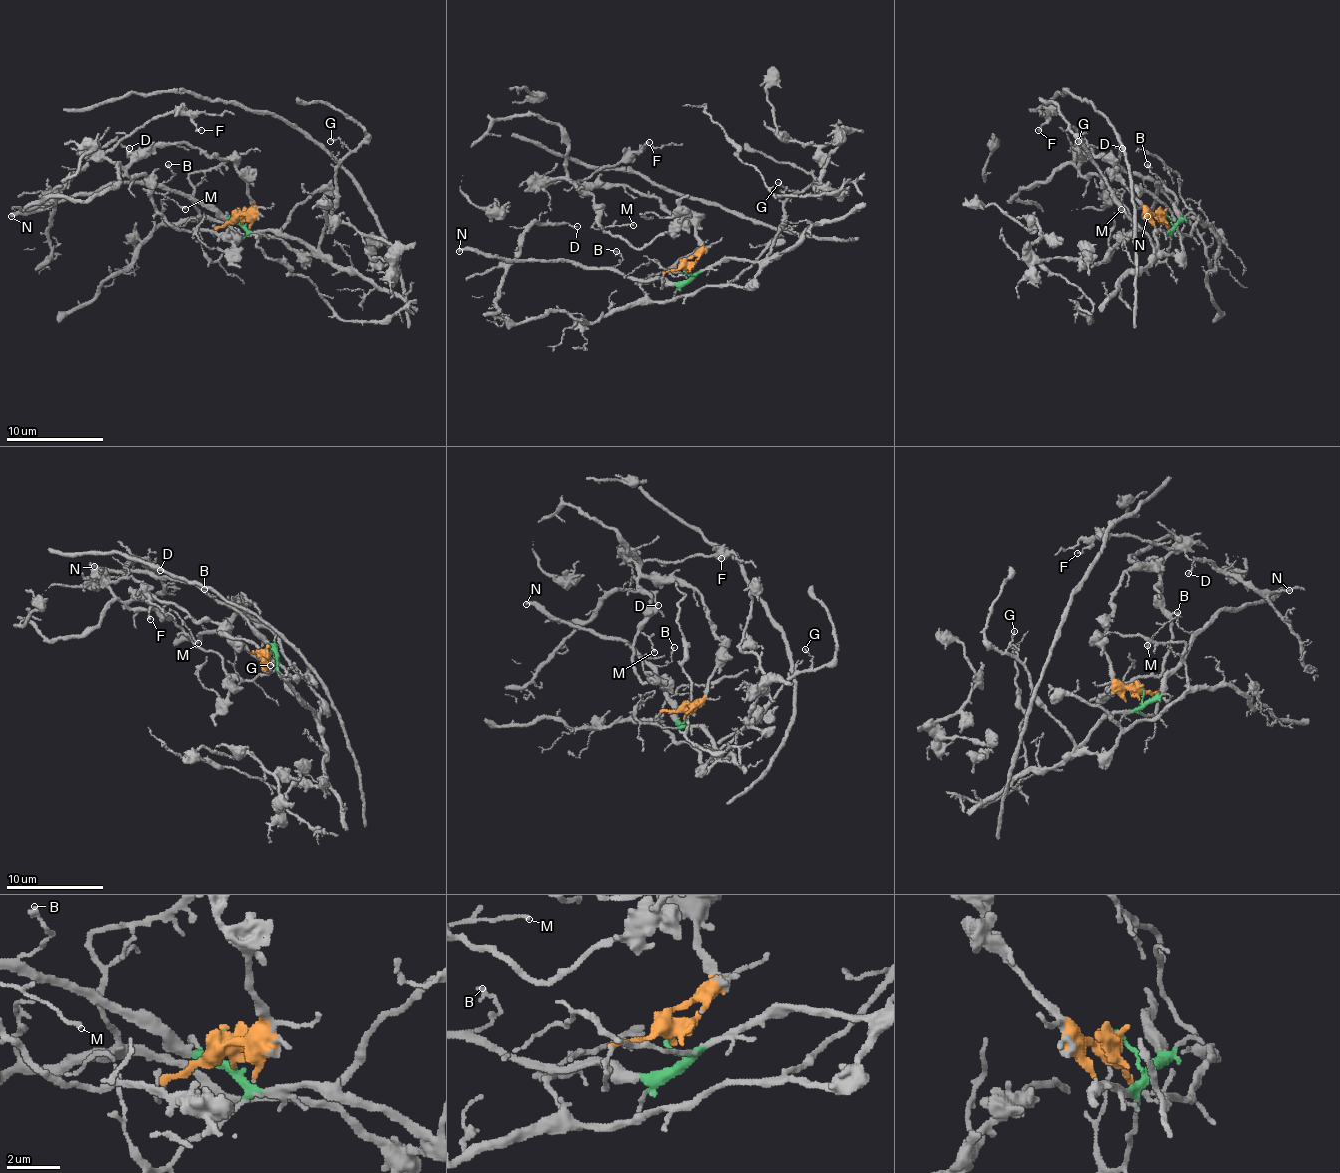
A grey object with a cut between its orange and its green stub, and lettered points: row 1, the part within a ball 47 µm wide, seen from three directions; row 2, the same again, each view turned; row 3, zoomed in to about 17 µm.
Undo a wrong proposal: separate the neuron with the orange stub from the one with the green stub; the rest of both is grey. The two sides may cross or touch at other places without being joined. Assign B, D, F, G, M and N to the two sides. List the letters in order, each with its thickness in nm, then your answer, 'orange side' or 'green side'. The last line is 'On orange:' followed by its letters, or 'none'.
B: 150 nm | green side
D: 130 nm | orange side
F: 150 nm | orange side
G: 120 nm | green side
M: 140 nm | orange side
N: 240 nm | green side
On orange: D, F, M

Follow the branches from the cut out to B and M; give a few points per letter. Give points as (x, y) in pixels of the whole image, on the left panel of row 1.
B: (237, 212), (240, 222), (218, 217), (210, 209), (179, 195), (166, 185), (171, 178), (169, 163)
M: (237, 212), (252, 205), (247, 178), (230, 161), (154, 144), (127, 173), (147, 175), (149, 192), (186, 209)

